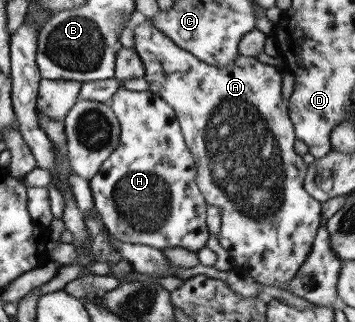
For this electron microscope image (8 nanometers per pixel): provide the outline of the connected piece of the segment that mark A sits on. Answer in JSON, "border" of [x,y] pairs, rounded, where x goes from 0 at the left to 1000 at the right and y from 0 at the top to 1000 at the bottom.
{"border":[[[420,59],[386,78],[386,87],[377,90],[377,118],[377,155],[400,183],[408,208],[403,245],[420,261],[425,289],[442,295],[448,307],[459,307],[490,342],[493,366],[504,379],[524,457],[544,478],[549,497],[546,509],[555,528],[552,575],[566,590],[580,634],[611,643],[620,655],[623,711],[611,742],[625,767],[645,783],[656,835],[690,857],[707,857],[732,882],[806,898],[806,885],[823,873],[837,839],[859,817],[865,795],[876,786],[887,733],[904,705],[907,634],[887,621],[882,609],[873,609],[856,584],[868,509],[859,506],[848,481],[828,469],[837,425],[817,366],[817,348],[811,345],[811,326],[794,314],[794,227],[775,217],[775,208],[758,199],[730,193],[724,177],[713,174],[676,171],[639,208],[600,208],[566,189],[527,155],[510,152],[485,121],[476,121],[456,96],[448,96]]]}

